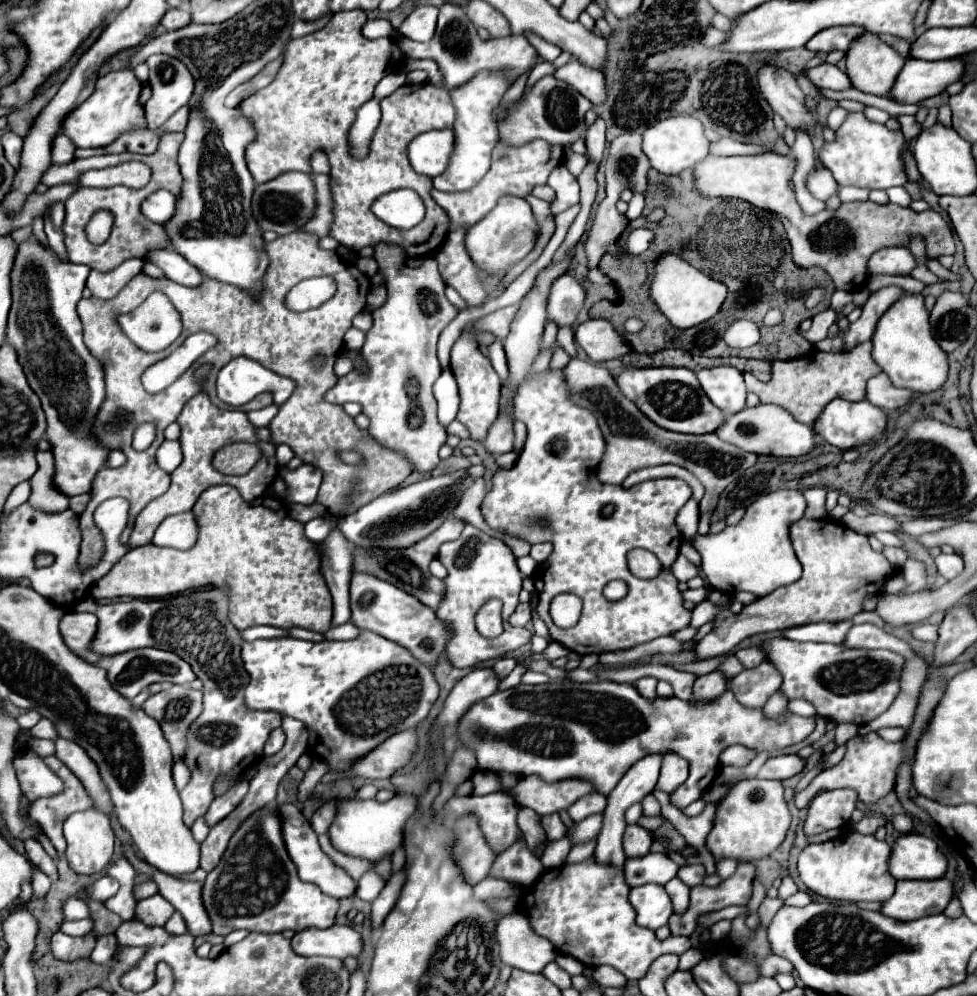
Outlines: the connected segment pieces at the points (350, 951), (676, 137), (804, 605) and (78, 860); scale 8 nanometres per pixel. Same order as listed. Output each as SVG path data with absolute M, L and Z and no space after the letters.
M332 925L328 929L310 927L292 937L292 949L304 957L324 955L344 959L348 955L360 955L362 939L350 925Z
M668 117L668 121L658 121L644 131L644 153L648 155L654 169L664 175L678 175L688 167L694 167L708 153L708 139L704 137L702 123L694 117Z
M830 517L824 519L798 519L796 523L790 525L790 541L792 547L796 551L796 557L800 559L800 563L804 565L804 573L798 581L784 585L780 589L776 589L770 595L758 597L754 603L746 605L740 613L732 613L730 611L730 595L718 589L712 589L708 601L720 607L720 613L714 617L714 627L712 631L698 643L698 659L710 659L710 657L718 657L728 653L730 649L734 649L742 639L756 635L756 633L766 633L766 631L778 631L778 629L788 629L788 627L798 627L804 623L820 623L820 621L848 621L854 615L858 615L860 611L864 611L864 599L870 595L880 595L884 591L884 585L898 573L888 559L880 553L874 551L868 543L866 535L860 535L856 531L852 531L850 527L846 527L840 521L834 521Z
M98 809L72 813L64 823L64 837L68 841L66 859L76 873L100 873L112 859L114 853L114 831L110 827L110 817Z

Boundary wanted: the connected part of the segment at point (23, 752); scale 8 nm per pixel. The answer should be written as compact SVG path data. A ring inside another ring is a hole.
M28 747L16 751L14 769L18 781L22 783L22 791L24 795L28 795L30 803L34 803L40 797L54 797L64 789L60 777L44 763L40 755L36 755Z

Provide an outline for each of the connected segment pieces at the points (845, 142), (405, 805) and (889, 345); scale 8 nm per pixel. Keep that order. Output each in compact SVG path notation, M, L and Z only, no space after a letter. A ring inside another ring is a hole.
M850 113L848 119L842 123L842 127L836 131L836 141L834 143L824 143L820 151L820 161L824 161L824 167L830 169L838 185L856 185L856 187L866 187L866 189L888 189L894 185L906 185L906 173L902 165L902 149L904 149L904 135L902 131L892 131L882 123L868 121L862 113Z
M396 795L390 801L378 803L376 799L336 799L336 819L328 829L334 849L360 859L384 859L394 853L402 843L402 831L408 817L416 811L414 795Z
M906 293L888 313L878 321L872 337L872 357L890 377L896 387L906 387L916 393L932 393L948 379L948 353L936 345L930 331L930 313L924 307L922 295Z

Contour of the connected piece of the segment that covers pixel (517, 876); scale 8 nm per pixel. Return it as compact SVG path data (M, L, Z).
M518 839L516 845L510 845L510 849L500 853L490 871L490 875L510 881L520 881L524 887L532 887L542 873L544 867L540 859L526 849L526 841L522 839Z

